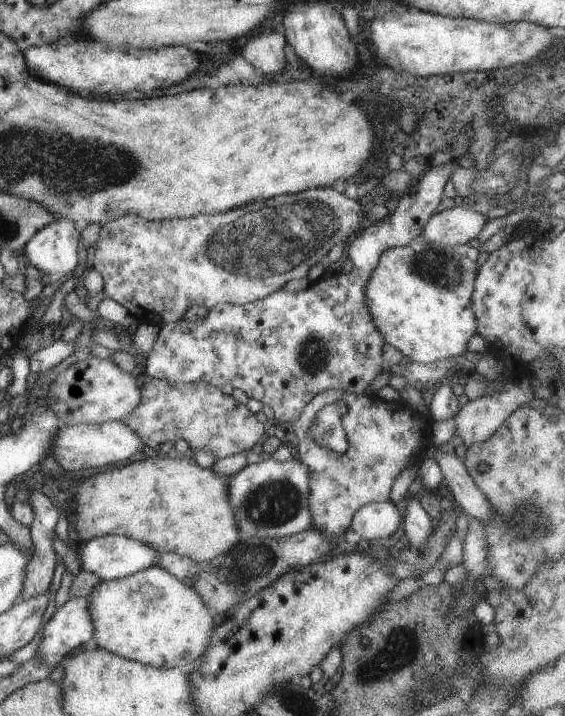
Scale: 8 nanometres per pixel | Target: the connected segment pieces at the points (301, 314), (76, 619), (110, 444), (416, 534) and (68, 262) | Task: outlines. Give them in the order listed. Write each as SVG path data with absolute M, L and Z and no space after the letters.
M455 160L433 166L425 174L419 175L408 187L407 193L398 199L391 215L374 224L366 222L349 241L352 269L347 274L326 271L318 279L309 282L305 289L296 292L277 289L261 299L244 305L216 304L208 308L205 318L199 324L185 324L176 321L160 326L157 338L149 350L141 375L163 379L167 382L190 383L207 382L219 389L223 384L239 388L248 398L269 406L274 418L282 423L295 422L303 407L323 390L339 388L350 393L366 393L369 382L384 369L381 350L385 339L371 322L365 304L365 284L379 256L387 248L409 244L423 230L423 224L437 213L437 205L443 198L443 185L451 176Z
M88 597L68 598L43 626L35 656L39 656L41 662L47 662L47 666L53 669L70 650L80 644L90 644L92 636L93 620L91 620L91 612L89 612Z
M107 421L101 424L64 425L59 428L59 434L51 446L53 448L51 448L50 456L54 458L59 470L71 470L73 473L83 468L101 468L101 466L123 462L137 450L141 450L143 442L121 421Z
M406 497L402 503L400 531L406 536L413 549L423 552L434 529L433 520L425 513L418 499Z
M54 220L27 240L23 255L31 266L53 279L70 274L77 266L79 233L71 220Z

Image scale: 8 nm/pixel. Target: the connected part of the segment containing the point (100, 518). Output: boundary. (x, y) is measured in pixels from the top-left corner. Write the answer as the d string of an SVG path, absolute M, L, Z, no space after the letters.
M190 453L157 454L122 468L97 473L75 486L75 536L77 540L87 542L105 535L123 535L148 544L158 553L173 553L195 562L208 562L227 552L238 539L233 508L227 500L227 482L230 479L213 474L211 467L197 466Z

